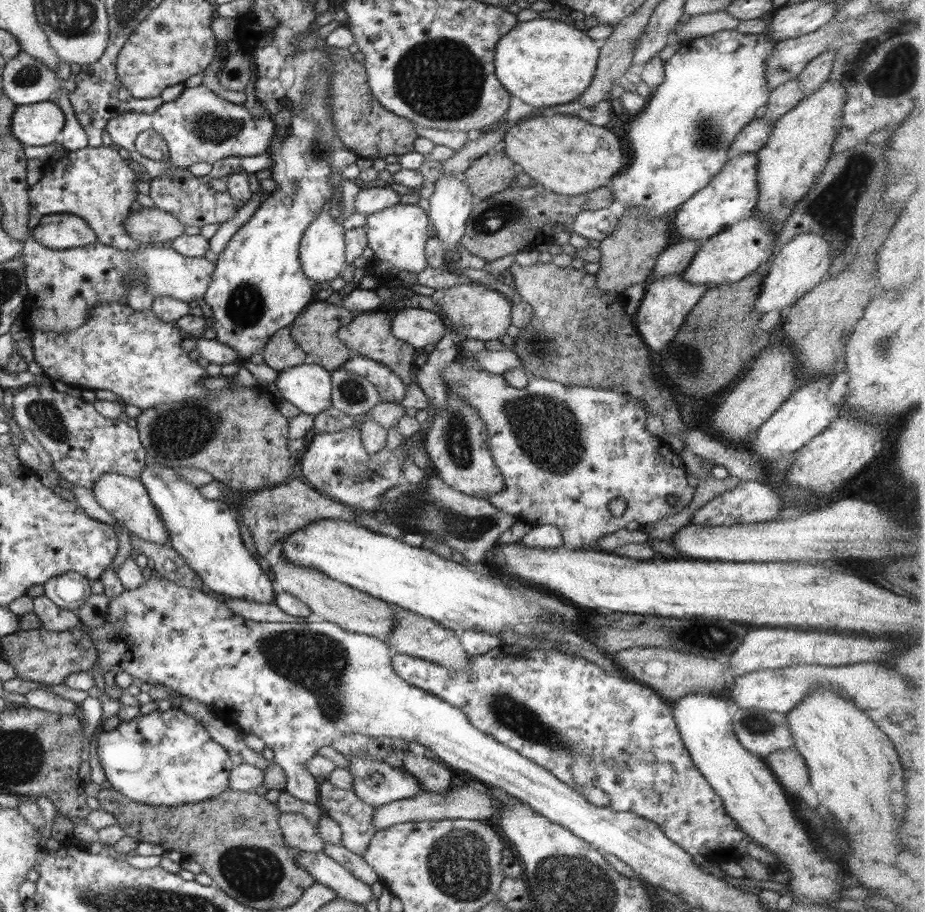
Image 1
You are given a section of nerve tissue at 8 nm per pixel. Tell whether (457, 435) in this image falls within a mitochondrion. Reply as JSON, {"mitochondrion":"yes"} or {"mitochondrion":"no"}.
{"mitochondrion":"yes"}

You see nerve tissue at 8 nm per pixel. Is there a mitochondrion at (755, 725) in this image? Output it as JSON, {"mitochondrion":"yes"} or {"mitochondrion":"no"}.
{"mitochondrion":"yes"}

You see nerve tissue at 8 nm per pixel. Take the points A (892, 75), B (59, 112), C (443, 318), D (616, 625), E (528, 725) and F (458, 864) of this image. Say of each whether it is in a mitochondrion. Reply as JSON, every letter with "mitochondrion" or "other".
{"A":"mitochondrion","B":"other","C":"other","D":"mitochondrion","E":"mitochondrion","F":"mitochondrion"}

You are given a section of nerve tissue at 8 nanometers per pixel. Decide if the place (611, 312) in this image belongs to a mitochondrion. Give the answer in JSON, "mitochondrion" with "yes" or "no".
{"mitochondrion":"no"}

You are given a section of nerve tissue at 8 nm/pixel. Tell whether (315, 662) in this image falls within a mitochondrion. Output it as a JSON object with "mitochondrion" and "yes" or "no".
{"mitochondrion":"yes"}

